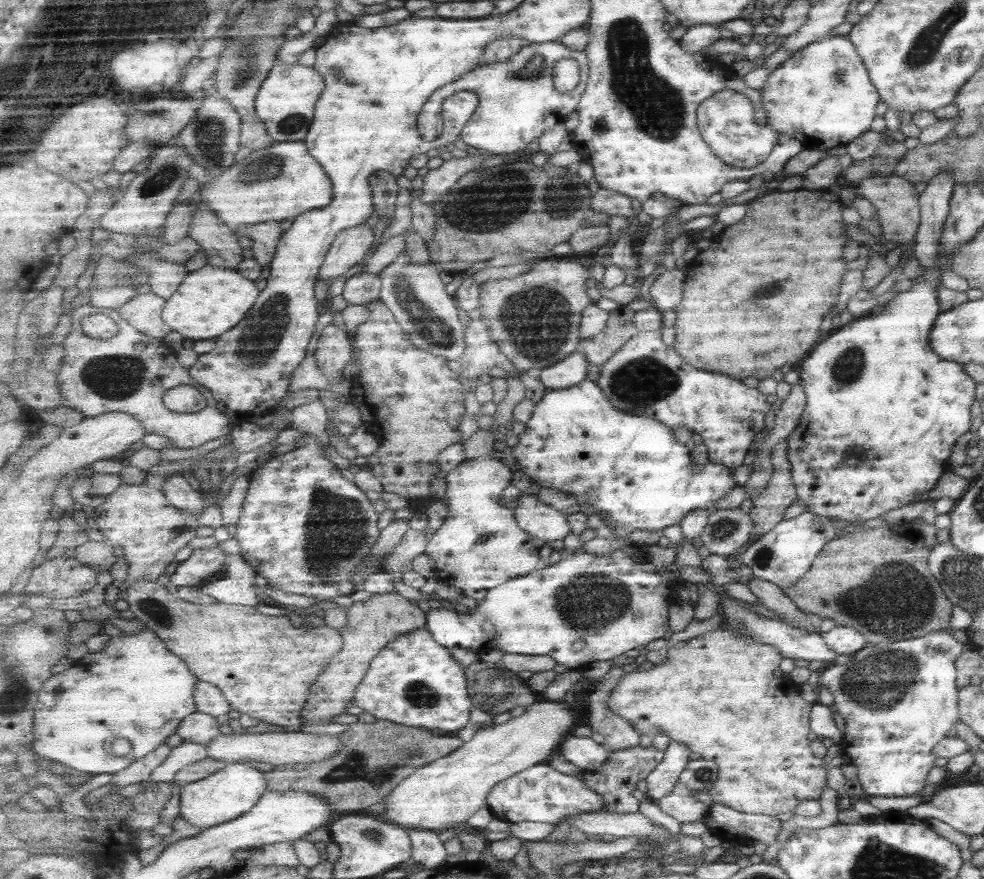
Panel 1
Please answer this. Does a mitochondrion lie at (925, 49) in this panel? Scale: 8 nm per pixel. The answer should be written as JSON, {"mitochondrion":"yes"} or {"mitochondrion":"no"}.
{"mitochondrion":"yes"}

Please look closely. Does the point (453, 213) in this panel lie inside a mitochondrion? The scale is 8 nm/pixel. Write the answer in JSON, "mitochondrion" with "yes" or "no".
{"mitochondrion":"yes"}

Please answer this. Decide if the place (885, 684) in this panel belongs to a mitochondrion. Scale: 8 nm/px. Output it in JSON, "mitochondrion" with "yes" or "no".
{"mitochondrion":"yes"}

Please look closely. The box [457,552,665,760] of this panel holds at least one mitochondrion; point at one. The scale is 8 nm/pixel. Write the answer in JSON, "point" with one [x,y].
{"point":[591,603]}

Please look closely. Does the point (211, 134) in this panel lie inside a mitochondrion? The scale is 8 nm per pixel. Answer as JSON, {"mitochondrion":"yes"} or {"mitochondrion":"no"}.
{"mitochondrion":"yes"}

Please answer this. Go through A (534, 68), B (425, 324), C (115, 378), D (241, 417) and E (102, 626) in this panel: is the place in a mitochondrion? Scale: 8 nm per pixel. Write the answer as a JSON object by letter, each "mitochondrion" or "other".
{"A":"mitochondrion","B":"mitochondrion","C":"mitochondrion","D":"other","E":"other"}

